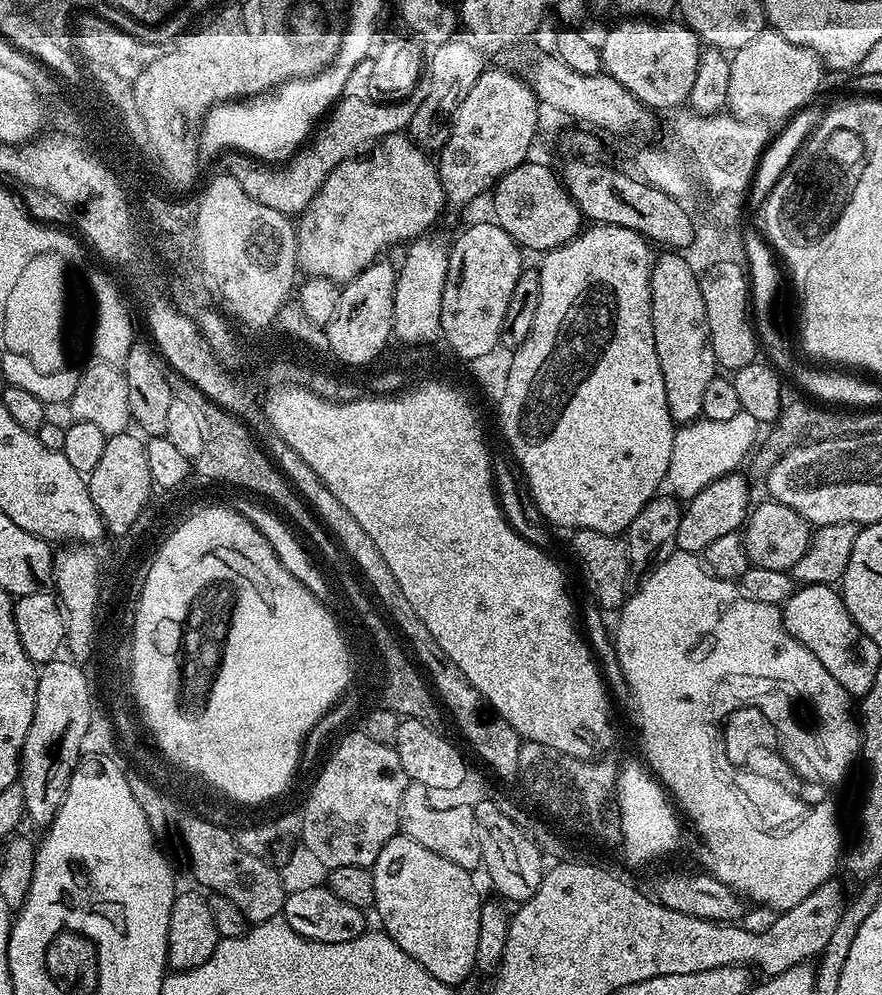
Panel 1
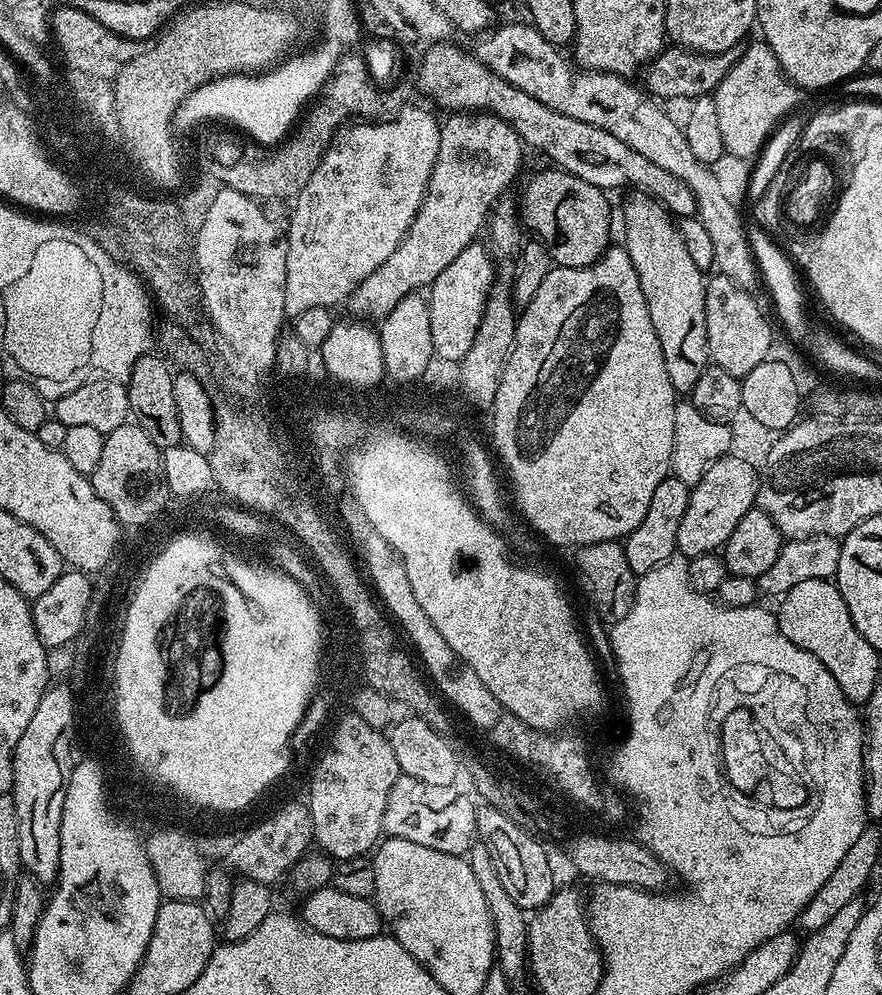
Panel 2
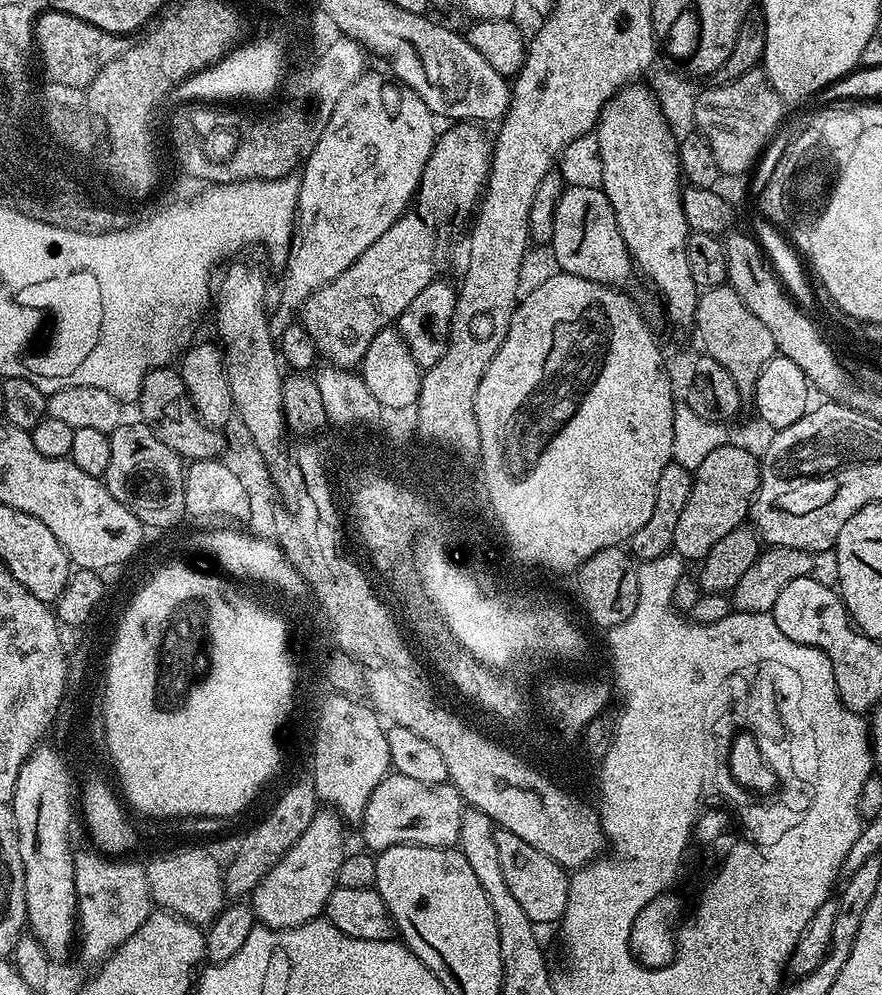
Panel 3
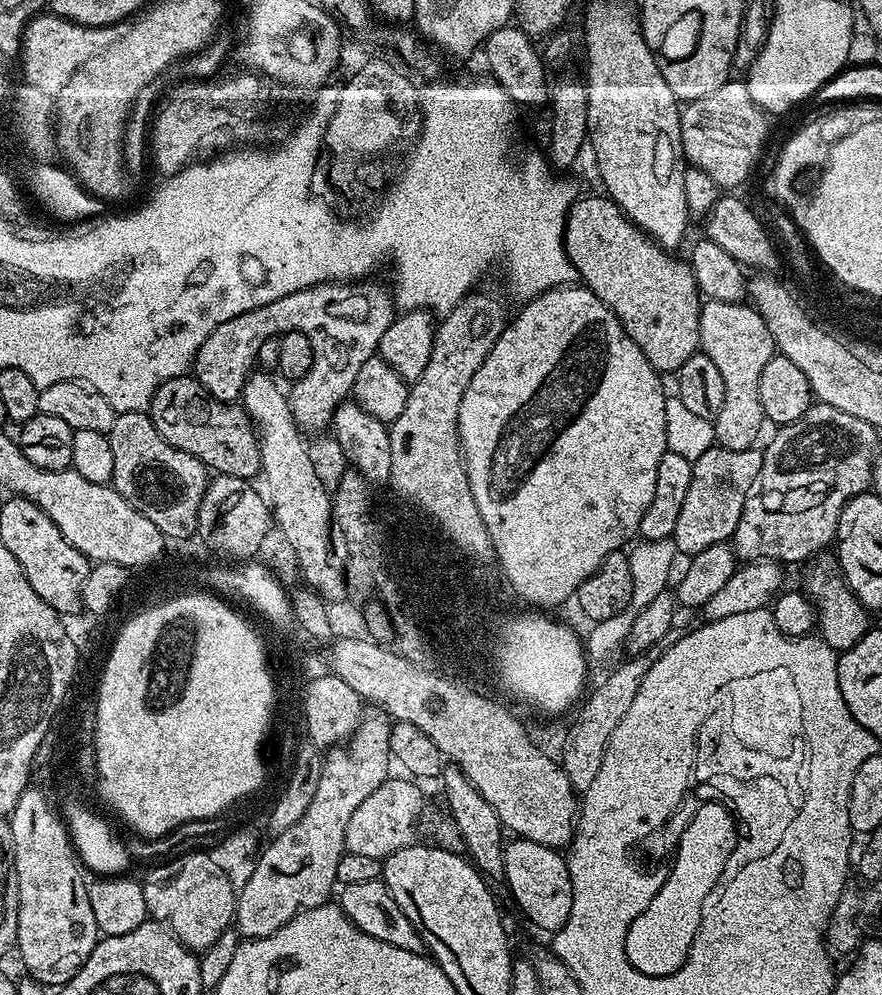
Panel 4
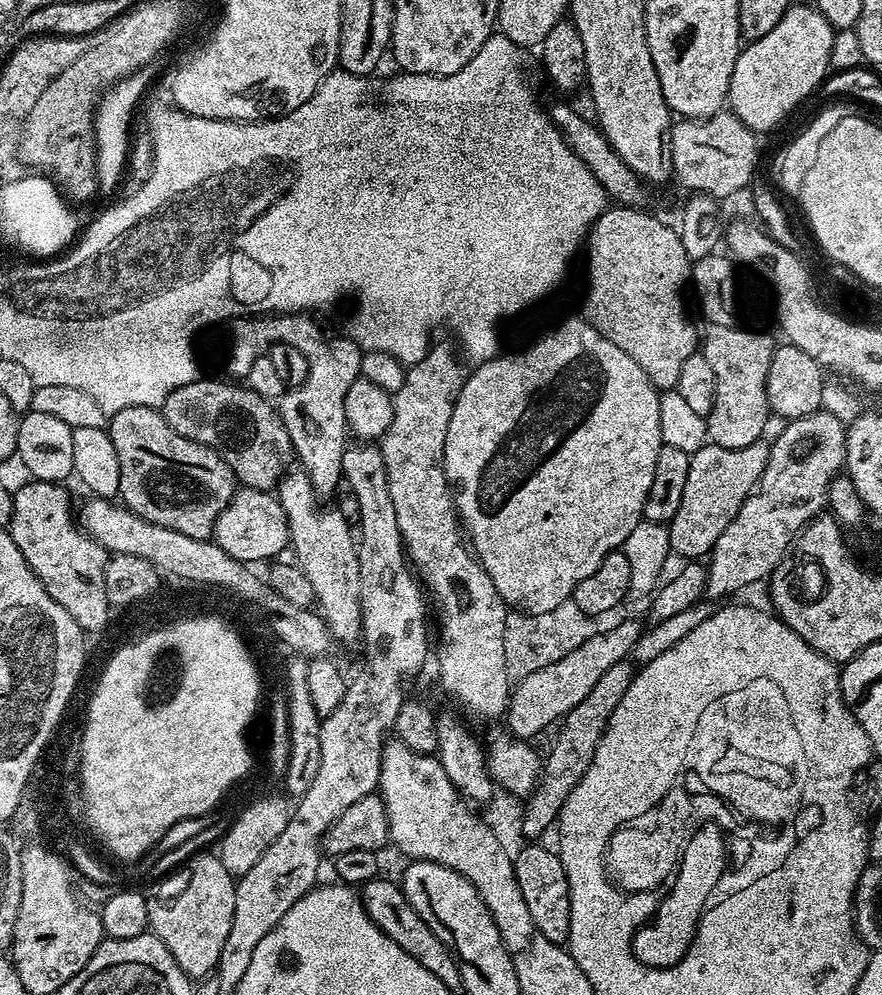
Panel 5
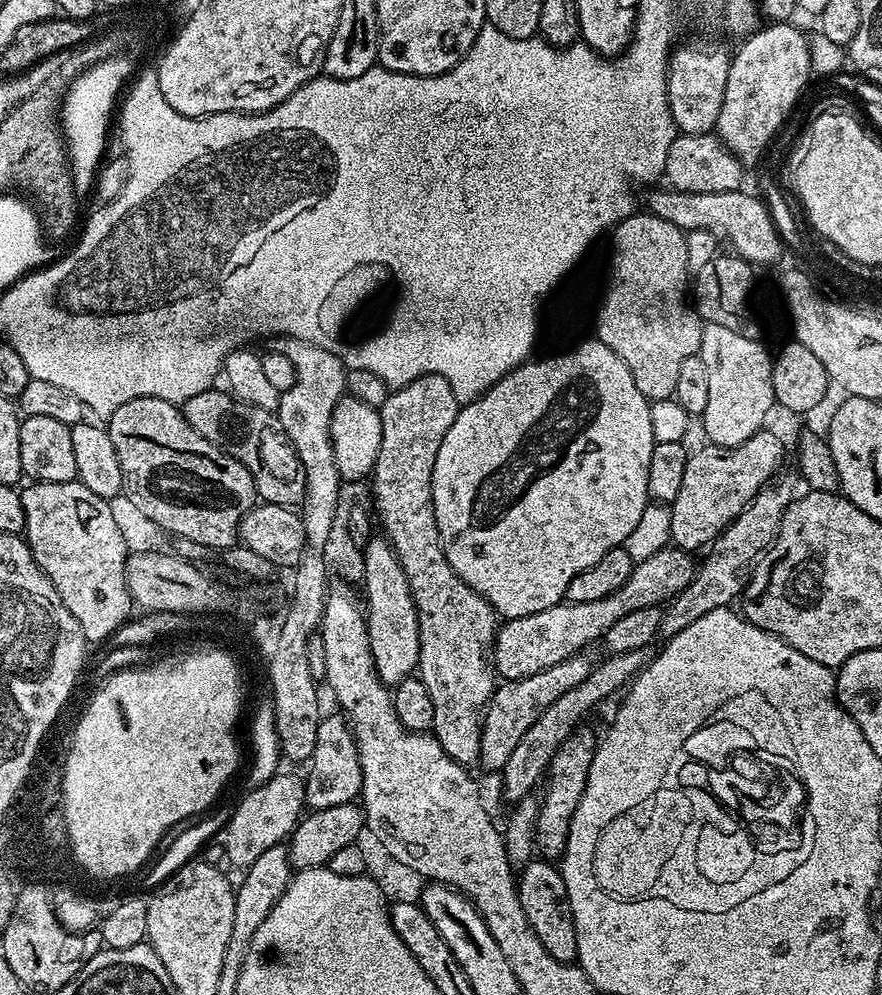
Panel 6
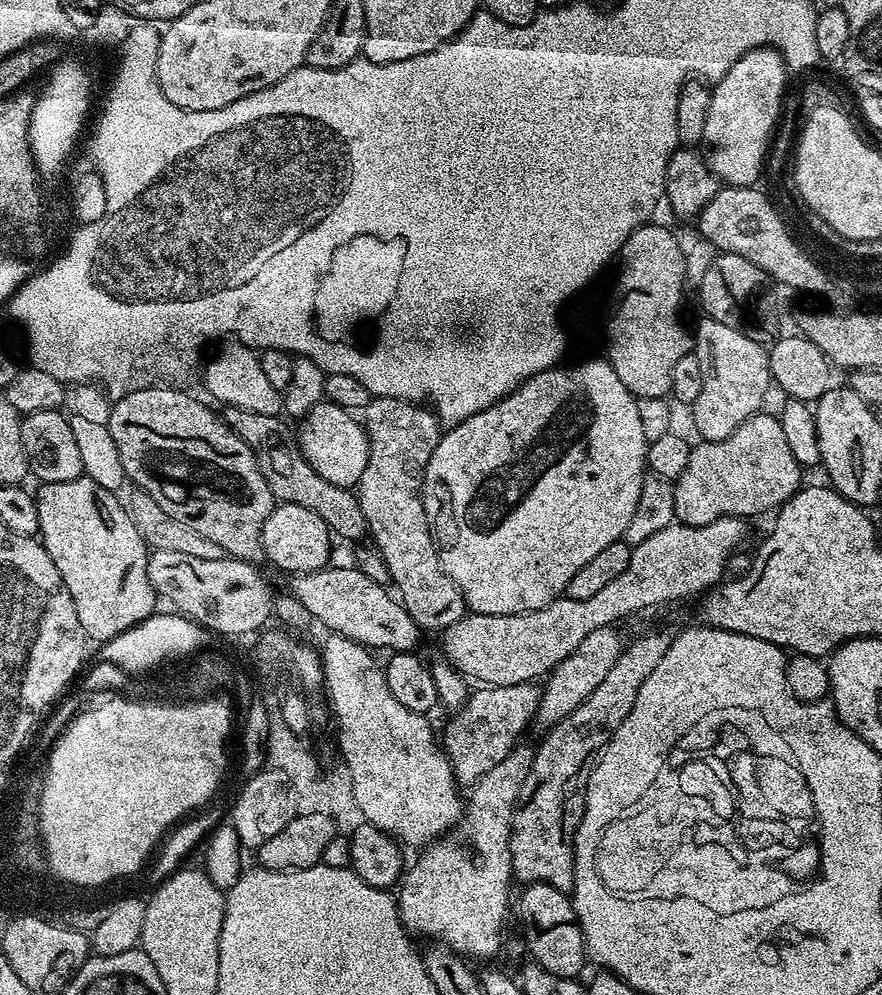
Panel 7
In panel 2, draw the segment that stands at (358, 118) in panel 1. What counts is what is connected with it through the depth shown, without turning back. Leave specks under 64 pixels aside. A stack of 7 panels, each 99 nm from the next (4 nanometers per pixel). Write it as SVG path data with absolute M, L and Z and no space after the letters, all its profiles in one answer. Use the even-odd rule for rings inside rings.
M345 54L287 139L275 146L265 147L253 139L245 138L239 131L220 132L217 136L206 137L200 149L194 153L198 167L203 175L213 176L221 186L238 190L257 201L291 201L306 186L319 160L343 125L347 125L353 118L363 118L369 122L393 117L409 103L408 95L412 92L408 84L400 84L389 92L379 90L367 70L363 55Z

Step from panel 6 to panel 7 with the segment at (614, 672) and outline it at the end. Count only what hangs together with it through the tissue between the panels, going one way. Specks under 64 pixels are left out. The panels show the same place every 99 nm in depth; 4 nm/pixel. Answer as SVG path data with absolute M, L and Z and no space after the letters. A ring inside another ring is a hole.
M524 742L517 743L490 774L486 774L471 789L472 797L467 797L466 807L460 823L439 840L433 840L419 853L416 861L411 861L398 885L400 921L413 937L429 936L429 941L439 942L443 947L473 961L484 960L499 953L502 948L500 927L508 912L508 887L514 884L512 855L510 854L510 830L512 816L520 803L520 791L530 774L534 752Z

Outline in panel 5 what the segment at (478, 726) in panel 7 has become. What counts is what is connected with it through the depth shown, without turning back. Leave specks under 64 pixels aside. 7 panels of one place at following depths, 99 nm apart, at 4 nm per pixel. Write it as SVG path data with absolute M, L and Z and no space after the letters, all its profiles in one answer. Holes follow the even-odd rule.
M624 620L609 632L597 631L588 641L566 654L560 661L539 668L516 682L508 698L507 731L517 740L528 742L533 739L531 736L538 735L543 728L548 728L553 723L552 728L590 694L610 666L631 657L632 647L634 642L638 642L641 631L642 625L636 620Z

